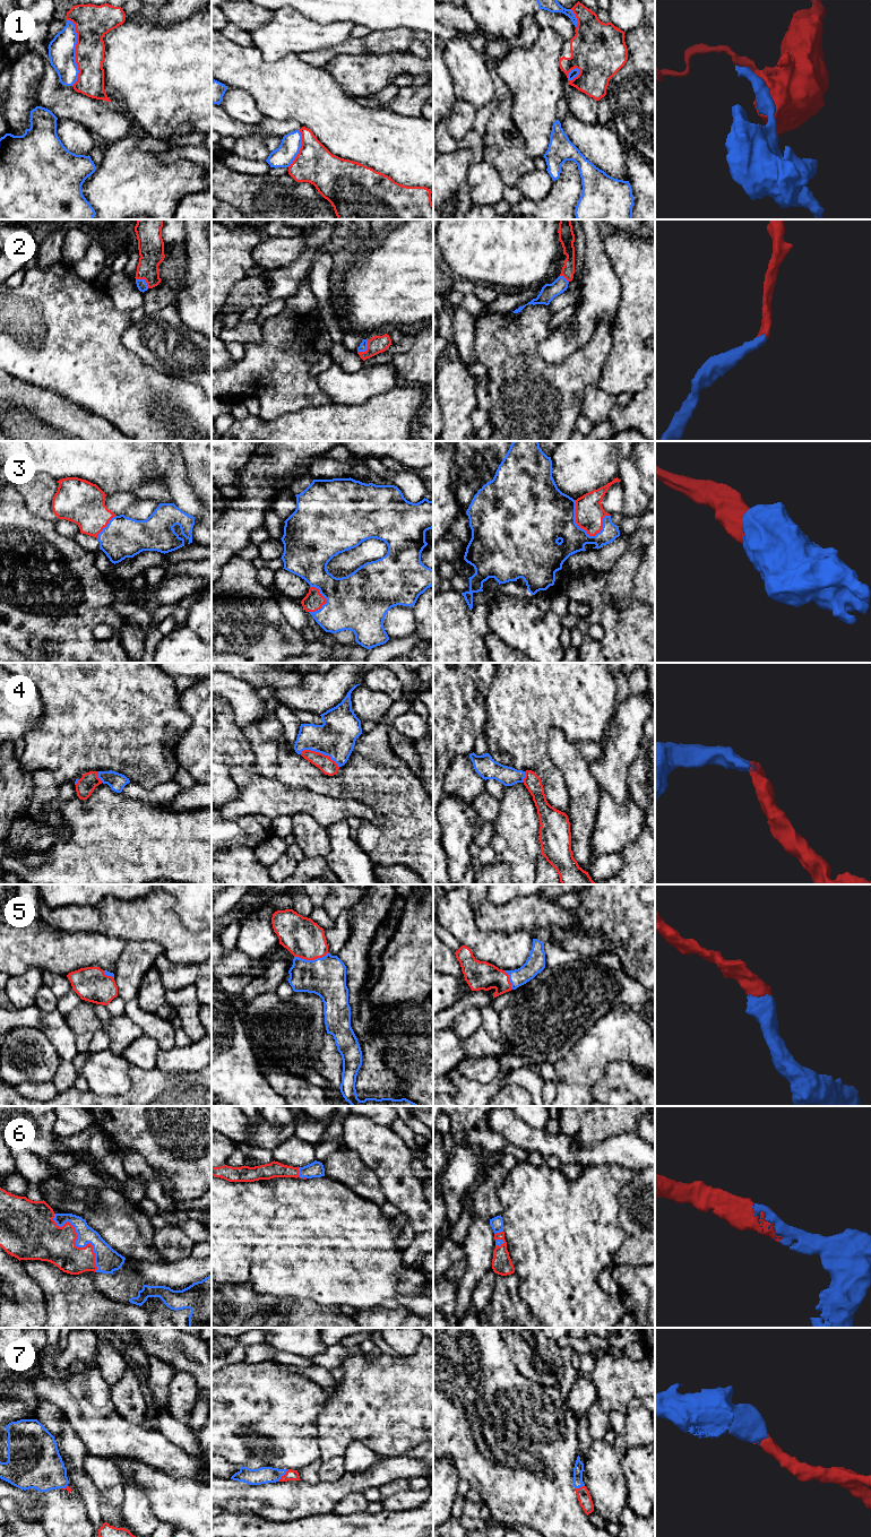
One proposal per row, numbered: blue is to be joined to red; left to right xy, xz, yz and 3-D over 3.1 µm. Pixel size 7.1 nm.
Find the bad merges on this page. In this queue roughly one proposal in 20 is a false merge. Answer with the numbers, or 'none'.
1

